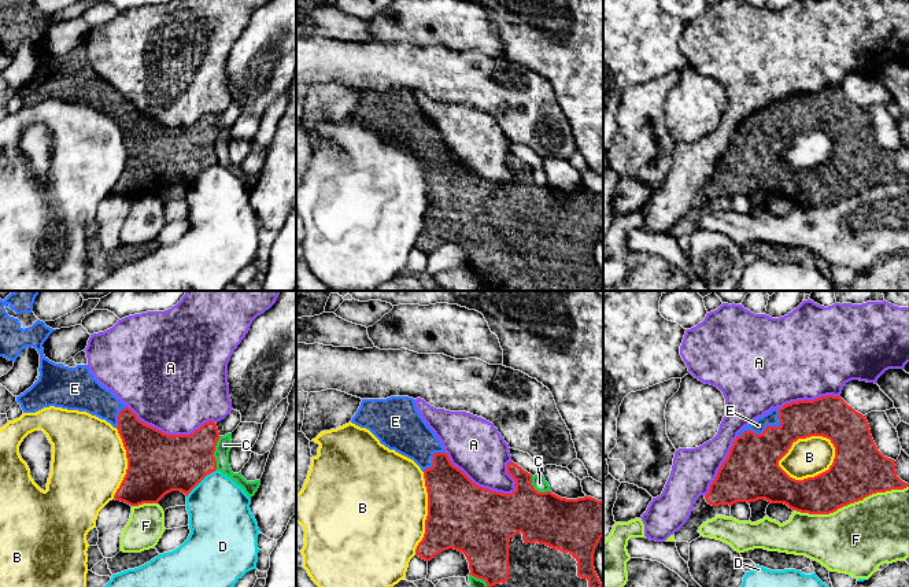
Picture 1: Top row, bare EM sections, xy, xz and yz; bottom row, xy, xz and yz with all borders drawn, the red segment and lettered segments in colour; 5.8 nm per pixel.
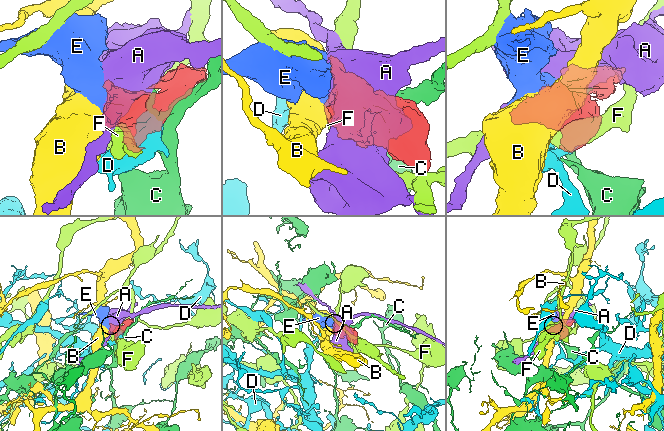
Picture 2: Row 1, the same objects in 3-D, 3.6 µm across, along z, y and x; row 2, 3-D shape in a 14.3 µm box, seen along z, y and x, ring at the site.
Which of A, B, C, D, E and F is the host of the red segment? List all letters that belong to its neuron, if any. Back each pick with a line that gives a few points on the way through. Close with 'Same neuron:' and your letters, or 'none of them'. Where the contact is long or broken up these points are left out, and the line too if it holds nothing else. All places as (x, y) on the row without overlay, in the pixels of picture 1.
Same neuron: E

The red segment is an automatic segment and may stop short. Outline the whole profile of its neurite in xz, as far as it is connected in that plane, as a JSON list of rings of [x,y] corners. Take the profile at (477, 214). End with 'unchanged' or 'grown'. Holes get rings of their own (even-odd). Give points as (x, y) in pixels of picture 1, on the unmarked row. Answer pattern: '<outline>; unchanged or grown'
[[[409,89],[362,92],[351,115],[369,122],[381,137],[413,152],[424,165],[428,208],[424,230],[415,241],[420,251],[431,254],[448,241],[463,245],[469,255],[469,267],[484,273],[487,291],[492,291],[489,281],[509,273],[509,232],[521,225],[524,236],[537,235],[569,245],[577,254],[577,269],[588,273],[588,281],[602,280],[594,261],[594,245],[603,229],[603,193],[587,188],[566,192],[551,184],[539,185],[532,178],[532,167],[513,154],[507,156],[507,166],[516,173],[514,185],[502,187],[478,180],[451,156],[441,134]]]; grown

